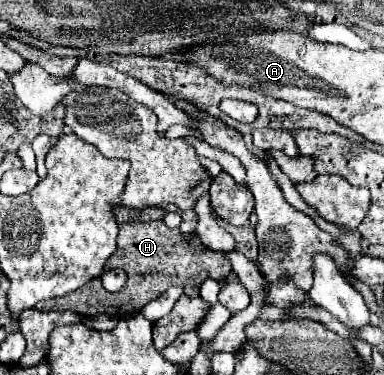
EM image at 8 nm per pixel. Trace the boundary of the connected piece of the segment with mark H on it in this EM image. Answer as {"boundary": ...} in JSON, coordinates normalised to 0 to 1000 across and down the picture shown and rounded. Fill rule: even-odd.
{"boundary":[[[393,589],[393,595],[320,595],[320,600],[310,600],[310,632],[305,632],[305,669],[279,691],[279,701],[273,701],[273,717],[294,717],[294,712],[315,712],[315,717],[326,717],[326,728],[331,728],[331,755],[326,755],[326,765],[310,776],[310,781],[294,781],[294,787],[305,787],[299,797],[284,797],[284,808],[263,792],[263,781],[268,776],[247,776],[247,781],[258,781],[258,787],[237,787],[232,797],[221,797],[221,803],[242,803],[242,813],[237,808],[221,808],[221,813],[185,813],[180,824],[185,829],[195,829],[195,835],[206,835],[206,840],[227,840],[227,845],[237,845],[237,840],[253,840],[253,835],[284,835],[284,840],[326,840],[326,835],[346,835],[346,829],[367,829],[388,803],[398,803],[414,781],[424,781],[424,776],[435,776],[435,765],[445,765],[445,760],[471,760],[471,765],[482,765],[482,760],[492,760],[503,744],[513,749],[513,760],[523,760],[534,744],[586,744],[591,733],[596,733],[596,723],[602,723],[602,696],[591,691],[591,680],[586,675],[560,675],[560,669],[549,669],[549,664],[539,664],[523,643],[518,643],[518,632],[513,627],[482,627],[482,621],[471,621],[466,611],[440,611],[424,589]]]}

